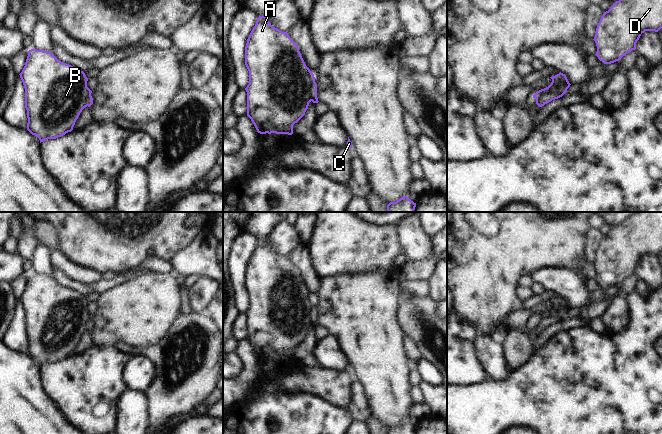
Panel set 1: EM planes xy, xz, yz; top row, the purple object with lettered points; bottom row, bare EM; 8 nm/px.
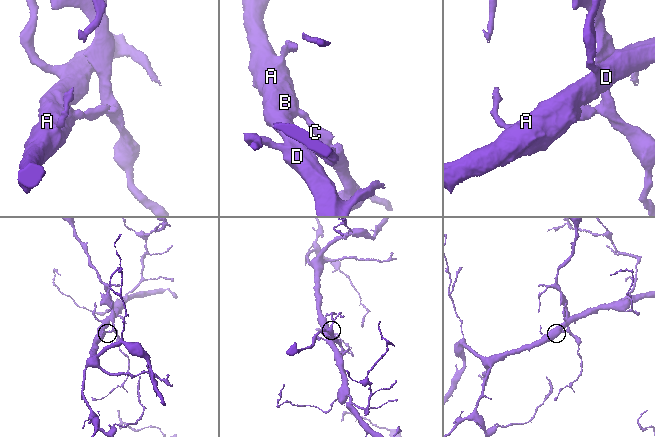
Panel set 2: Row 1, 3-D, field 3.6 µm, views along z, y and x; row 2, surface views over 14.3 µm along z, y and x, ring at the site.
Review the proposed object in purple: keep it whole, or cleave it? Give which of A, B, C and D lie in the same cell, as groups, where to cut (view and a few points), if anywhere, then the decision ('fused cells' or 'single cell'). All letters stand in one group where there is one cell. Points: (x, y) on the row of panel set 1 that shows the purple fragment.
groups A B D / C; cut yz (565, 84), (560, 83), (553, 91), (543, 94), (536, 101); fused cells

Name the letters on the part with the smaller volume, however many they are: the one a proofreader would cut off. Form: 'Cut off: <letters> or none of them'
Cut off: C

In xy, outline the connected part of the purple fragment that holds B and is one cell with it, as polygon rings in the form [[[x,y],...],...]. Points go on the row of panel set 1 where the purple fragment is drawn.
[[[31,49],[19,75],[25,88],[27,130],[37,136],[40,143],[71,132],[92,93],[87,87],[88,78],[85,73],[59,61],[51,52]]]

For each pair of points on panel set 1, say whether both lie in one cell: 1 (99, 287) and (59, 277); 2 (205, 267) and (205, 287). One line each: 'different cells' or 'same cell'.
1: same cell
2: different cells

